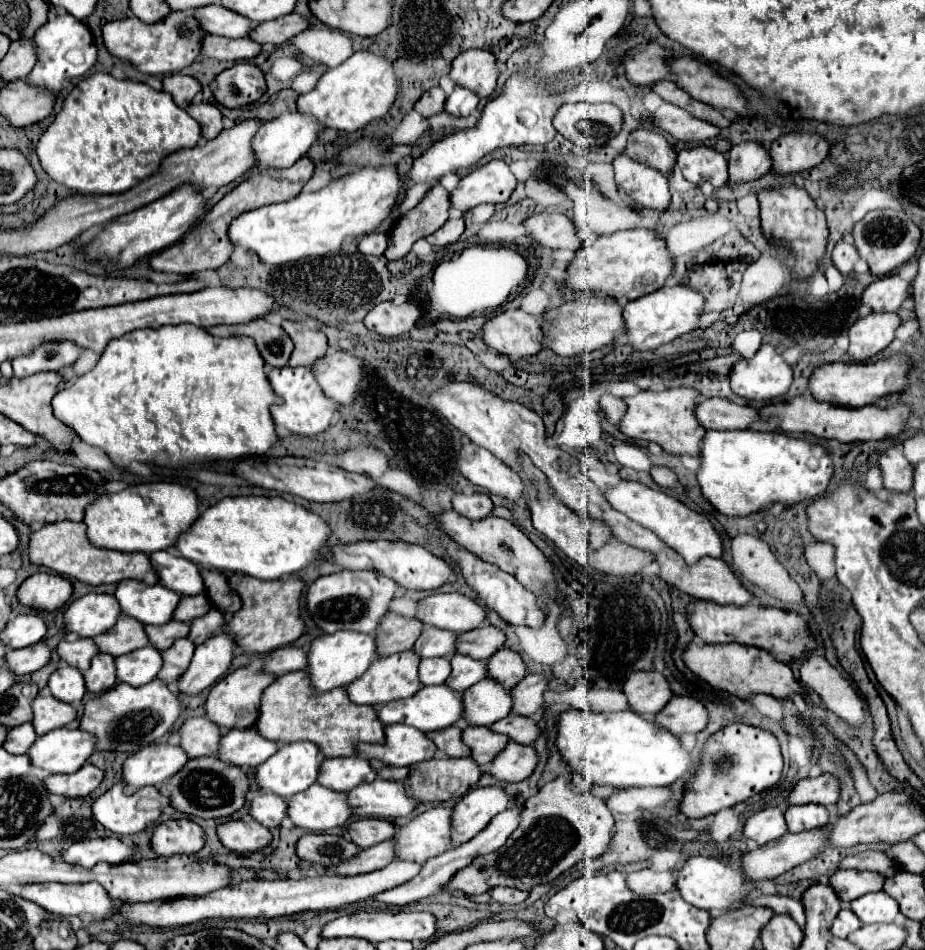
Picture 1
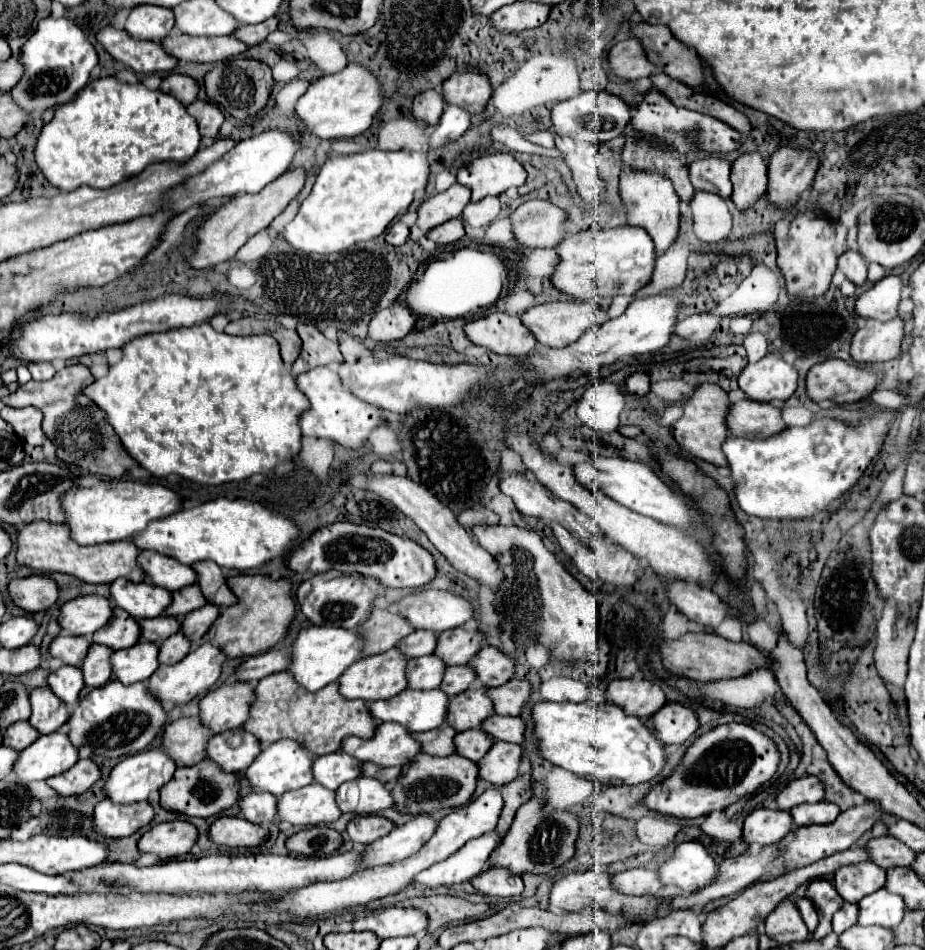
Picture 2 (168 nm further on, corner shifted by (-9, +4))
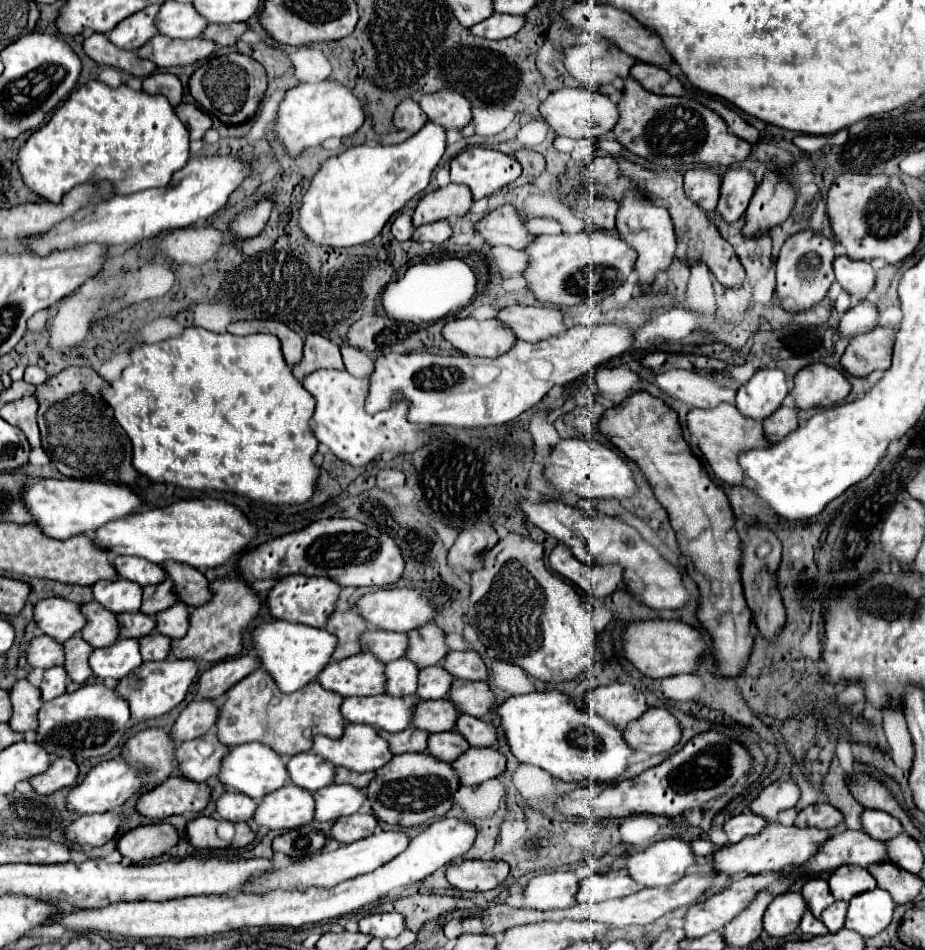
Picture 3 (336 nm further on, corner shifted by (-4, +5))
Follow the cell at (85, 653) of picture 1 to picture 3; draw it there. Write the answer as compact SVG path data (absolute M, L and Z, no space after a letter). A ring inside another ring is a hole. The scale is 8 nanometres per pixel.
M35 637L27 651L27 661L31 667L49 669L55 665L65 665L65 651L63 643L55 641L53 637Z

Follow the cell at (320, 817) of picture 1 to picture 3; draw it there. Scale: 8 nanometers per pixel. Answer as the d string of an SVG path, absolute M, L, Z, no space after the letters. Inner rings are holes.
M285 785L263 797L255 817L265 829L297 829L315 819L315 799L297 785Z

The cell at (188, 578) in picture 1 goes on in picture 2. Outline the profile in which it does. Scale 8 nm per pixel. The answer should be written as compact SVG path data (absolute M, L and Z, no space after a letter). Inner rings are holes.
M142 550L138 554L138 564L144 570L148 582L152 582L160 588L168 588L170 592L194 584L194 570L164 554L158 554L152 550Z

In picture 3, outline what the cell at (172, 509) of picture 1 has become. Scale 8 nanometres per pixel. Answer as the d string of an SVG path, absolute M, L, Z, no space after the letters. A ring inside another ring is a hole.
M43 479L25 487L25 503L37 517L37 525L45 535L55 539L71 539L75 535L95 533L109 521L133 515L143 499L135 495L127 485L101 483L101 481L77 481L77 479Z

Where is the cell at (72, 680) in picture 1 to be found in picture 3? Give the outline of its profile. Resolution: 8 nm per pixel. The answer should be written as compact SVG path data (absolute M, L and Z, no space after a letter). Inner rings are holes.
M65 667L47 669L45 677L43 677L43 683L39 687L41 695L43 695L43 701L51 701L51 699L63 695L65 693L65 681L67 681Z

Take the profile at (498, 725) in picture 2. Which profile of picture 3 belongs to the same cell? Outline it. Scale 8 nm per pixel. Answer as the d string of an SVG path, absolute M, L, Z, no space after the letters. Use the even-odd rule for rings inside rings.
M465 713L459 715L457 731L469 741L471 747L495 747L497 745L497 727L473 715L465 715Z

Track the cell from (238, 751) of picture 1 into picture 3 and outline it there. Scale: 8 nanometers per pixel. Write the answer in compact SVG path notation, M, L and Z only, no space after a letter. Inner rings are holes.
M215 731L193 741L185 741L177 747L177 773L193 781L207 781L209 777L217 777L229 751L231 749L219 741Z

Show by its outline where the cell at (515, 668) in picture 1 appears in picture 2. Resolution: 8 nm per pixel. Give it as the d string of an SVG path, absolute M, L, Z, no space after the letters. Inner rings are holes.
M484 646L482 650L478 650L478 656L472 660L472 668L476 672L476 678L486 688L500 686L514 676L512 658L508 658L494 646Z

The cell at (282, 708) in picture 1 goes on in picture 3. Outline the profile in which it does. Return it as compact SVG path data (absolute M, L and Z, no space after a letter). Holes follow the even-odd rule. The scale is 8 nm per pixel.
M257 669L247 675L245 681L239 681L227 691L227 699L221 705L221 715L217 719L217 735L221 743L229 747L259 741L275 747L283 757L293 757L311 751L315 735L327 735L333 739L343 737L347 721L341 715L341 703L341 695L325 691L317 681L287 695L277 687L277 683L273 683L273 679L269 679L265 669Z

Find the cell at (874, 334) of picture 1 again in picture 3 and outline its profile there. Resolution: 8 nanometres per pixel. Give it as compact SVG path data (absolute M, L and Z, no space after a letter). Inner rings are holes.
M875 327L869 333L855 335L841 357L841 365L855 377L867 377L873 371L887 371L891 367L891 353L895 331L891 327Z

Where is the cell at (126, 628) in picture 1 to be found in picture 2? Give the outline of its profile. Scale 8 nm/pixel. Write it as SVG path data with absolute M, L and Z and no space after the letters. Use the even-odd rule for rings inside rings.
M114 606L114 616L106 626L102 626L98 632L94 632L94 642L104 644L110 650L122 650L130 648L140 640L140 628L138 622L128 614L122 612L122 608Z

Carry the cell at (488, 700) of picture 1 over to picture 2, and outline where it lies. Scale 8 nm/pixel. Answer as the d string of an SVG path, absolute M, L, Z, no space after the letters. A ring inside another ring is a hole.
M486 688L466 690L450 698L446 724L450 724L456 732L462 732L462 730L478 728L478 724L486 720L490 714L494 714L494 710L490 698L486 696Z

